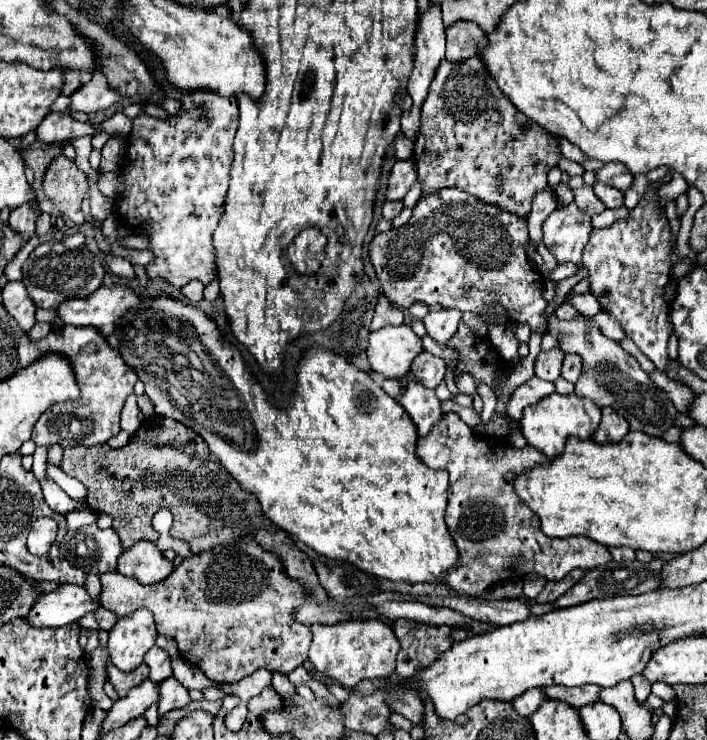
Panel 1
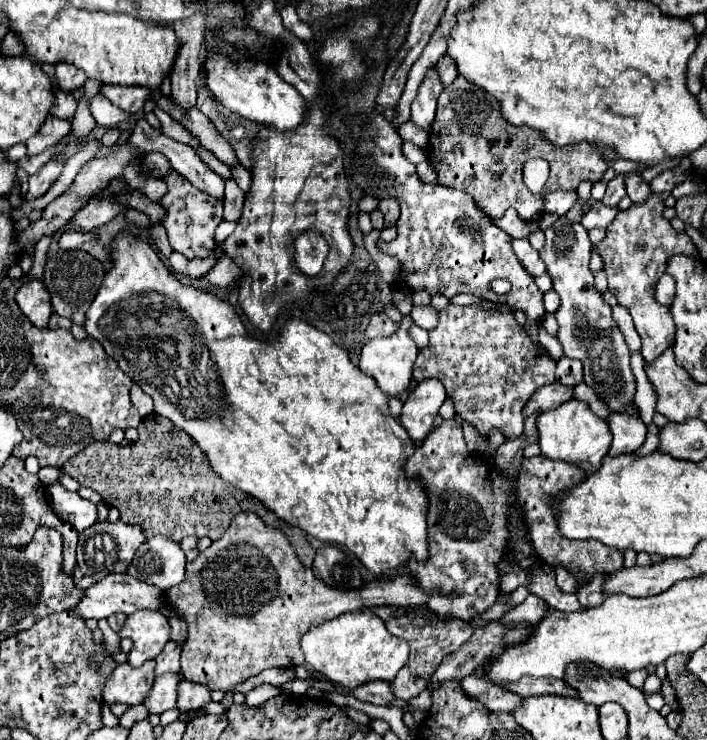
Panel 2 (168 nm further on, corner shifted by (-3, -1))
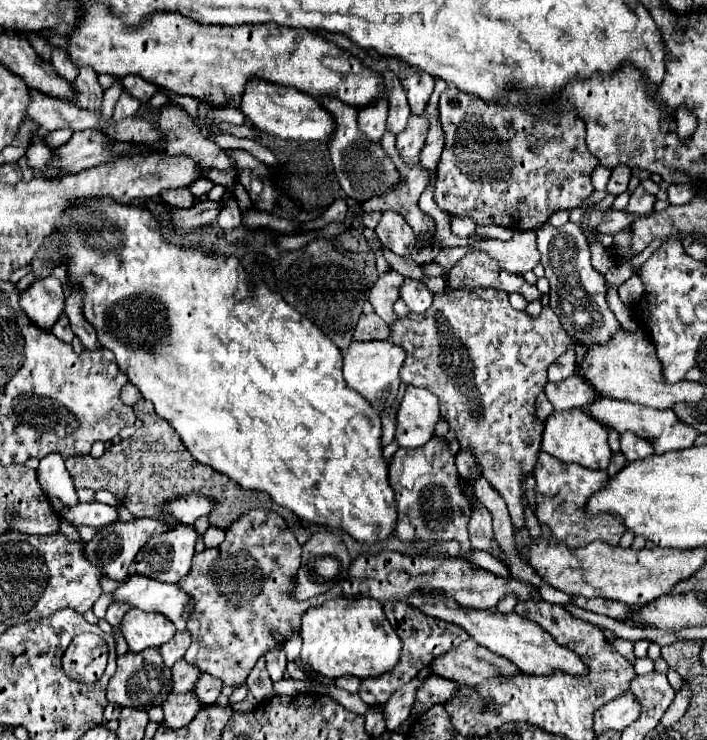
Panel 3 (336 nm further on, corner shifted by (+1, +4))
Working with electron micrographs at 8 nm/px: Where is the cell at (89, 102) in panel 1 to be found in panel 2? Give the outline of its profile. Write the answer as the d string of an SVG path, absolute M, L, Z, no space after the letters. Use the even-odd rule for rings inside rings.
M108 84L102 88L102 94L118 108L128 112L138 112L150 100L152 90L148 90L146 86L110 86Z

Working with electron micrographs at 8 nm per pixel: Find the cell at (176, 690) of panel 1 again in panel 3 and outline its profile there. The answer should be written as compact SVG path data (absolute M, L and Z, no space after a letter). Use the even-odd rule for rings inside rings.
M202 673L200 679L196 681L192 693L194 693L202 703L212 705L212 703L218 699L220 689L222 689L222 685L220 685L220 681L216 681L216 677L210 677L208 673Z

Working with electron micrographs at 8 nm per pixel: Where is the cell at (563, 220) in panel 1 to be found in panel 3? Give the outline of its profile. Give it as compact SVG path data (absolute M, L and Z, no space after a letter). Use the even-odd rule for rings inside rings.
M570 221L562 227L544 223L536 229L536 237L540 263L546 269L546 279L550 281L550 305L552 311L560 317L564 331L572 339L580 341L586 349L592 349L594 345L606 345L620 331L620 323L606 301L604 277L590 265L590 247L584 231L580 225Z

